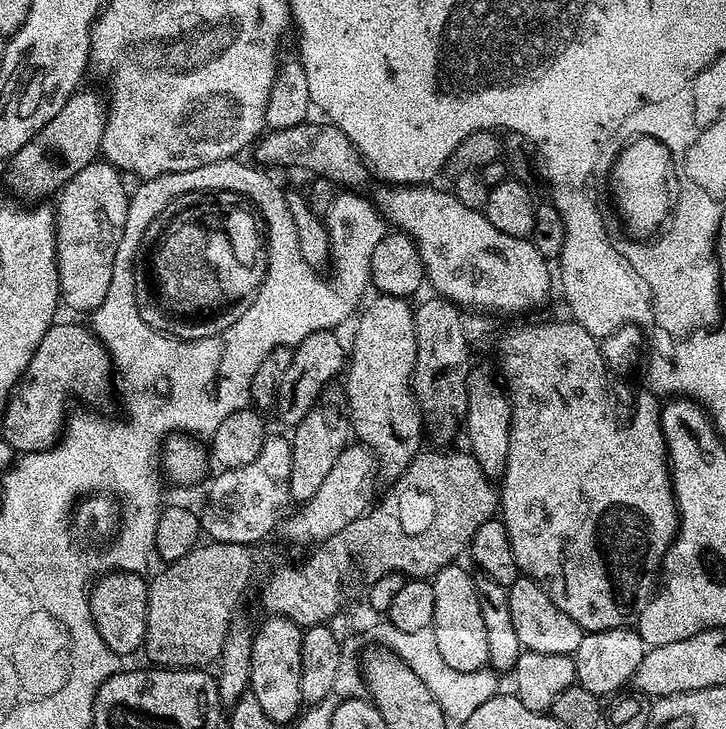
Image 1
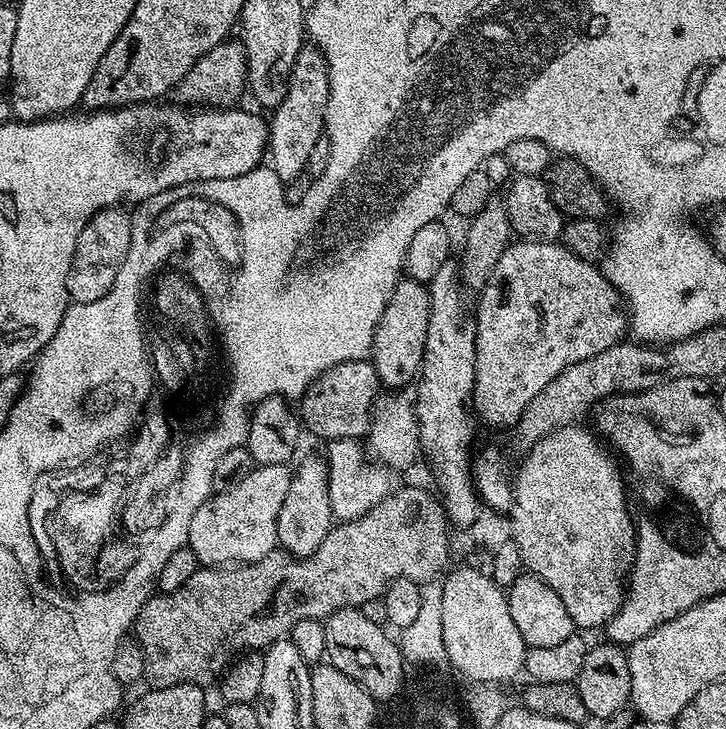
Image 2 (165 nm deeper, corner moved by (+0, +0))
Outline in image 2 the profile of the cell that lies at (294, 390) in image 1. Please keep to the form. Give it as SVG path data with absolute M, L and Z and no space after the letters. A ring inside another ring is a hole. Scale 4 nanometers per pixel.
M371 359L351 360L328 369L304 391L298 400L301 425L321 442L329 440L360 440L367 437L372 424L372 409L382 385Z

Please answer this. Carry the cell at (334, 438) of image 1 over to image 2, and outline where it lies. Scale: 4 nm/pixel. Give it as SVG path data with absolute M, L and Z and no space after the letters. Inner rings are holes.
M323 455L308 456L300 465L295 465L294 475L290 482L290 490L286 490L286 498L282 502L282 510L278 510L277 545L294 558L309 556L322 546L326 534L334 526L332 507L330 506L330 490L328 489L328 461Z

